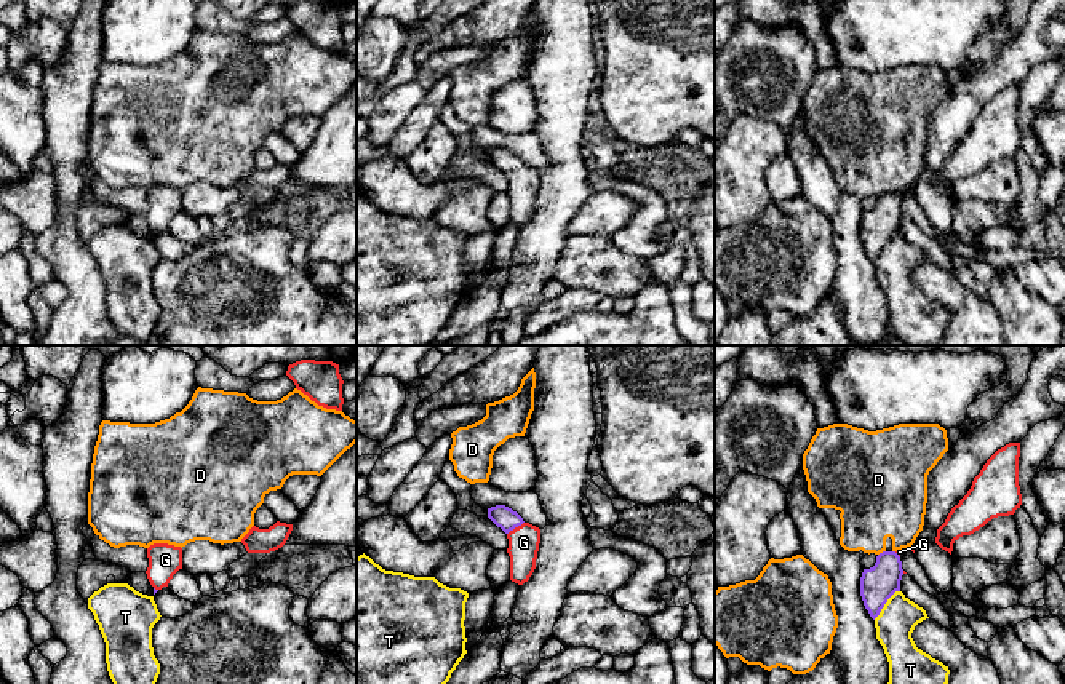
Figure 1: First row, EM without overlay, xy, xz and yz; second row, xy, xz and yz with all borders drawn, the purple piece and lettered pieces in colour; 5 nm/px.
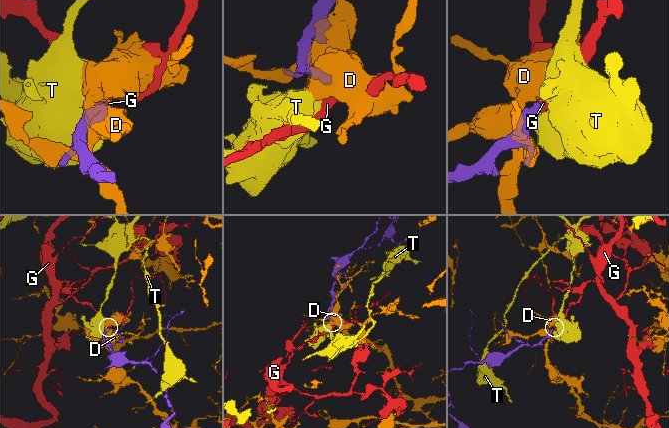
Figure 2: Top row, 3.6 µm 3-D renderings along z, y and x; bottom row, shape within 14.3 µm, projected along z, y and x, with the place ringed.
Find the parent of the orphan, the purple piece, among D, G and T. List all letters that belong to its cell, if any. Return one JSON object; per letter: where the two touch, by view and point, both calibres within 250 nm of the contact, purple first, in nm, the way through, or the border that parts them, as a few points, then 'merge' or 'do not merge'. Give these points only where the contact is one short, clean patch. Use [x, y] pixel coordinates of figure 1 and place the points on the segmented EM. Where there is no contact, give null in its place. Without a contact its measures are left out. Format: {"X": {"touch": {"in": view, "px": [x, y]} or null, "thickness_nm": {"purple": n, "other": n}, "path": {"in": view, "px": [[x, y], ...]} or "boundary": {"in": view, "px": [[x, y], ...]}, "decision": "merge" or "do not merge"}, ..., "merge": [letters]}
{"D": {"touch": {"in": "yz", "px": [883, 552]}, "thickness_nm": {"purple": 180, "other": 360}, "decision": "do not merge"}, "G": {"touch": {"in": "xz", "px": [515, 526]}, "thickness_nm": {"purple": 110, "other": 160}, "path": {"in": "xz", "px": [[502, 516], [515, 526], [523, 542]]}, "decision": "merge"}, "T": {"touch": {"in": "yz", "px": [885, 603]}, "thickness_nm": {"purple": 180, "other": 190}, "boundary": {"in": "yz", "px": [[899, 590], [873, 619]]}, "decision": "do not merge"}, "merge": ["G"]}

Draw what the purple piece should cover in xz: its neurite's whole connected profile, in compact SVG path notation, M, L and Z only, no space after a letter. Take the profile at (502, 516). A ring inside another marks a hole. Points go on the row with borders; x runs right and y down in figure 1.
M505 505L488 508L488 518L507 534L510 580L523 585L529 580L536 569L540 529L529 523L525 523L517 511Z

